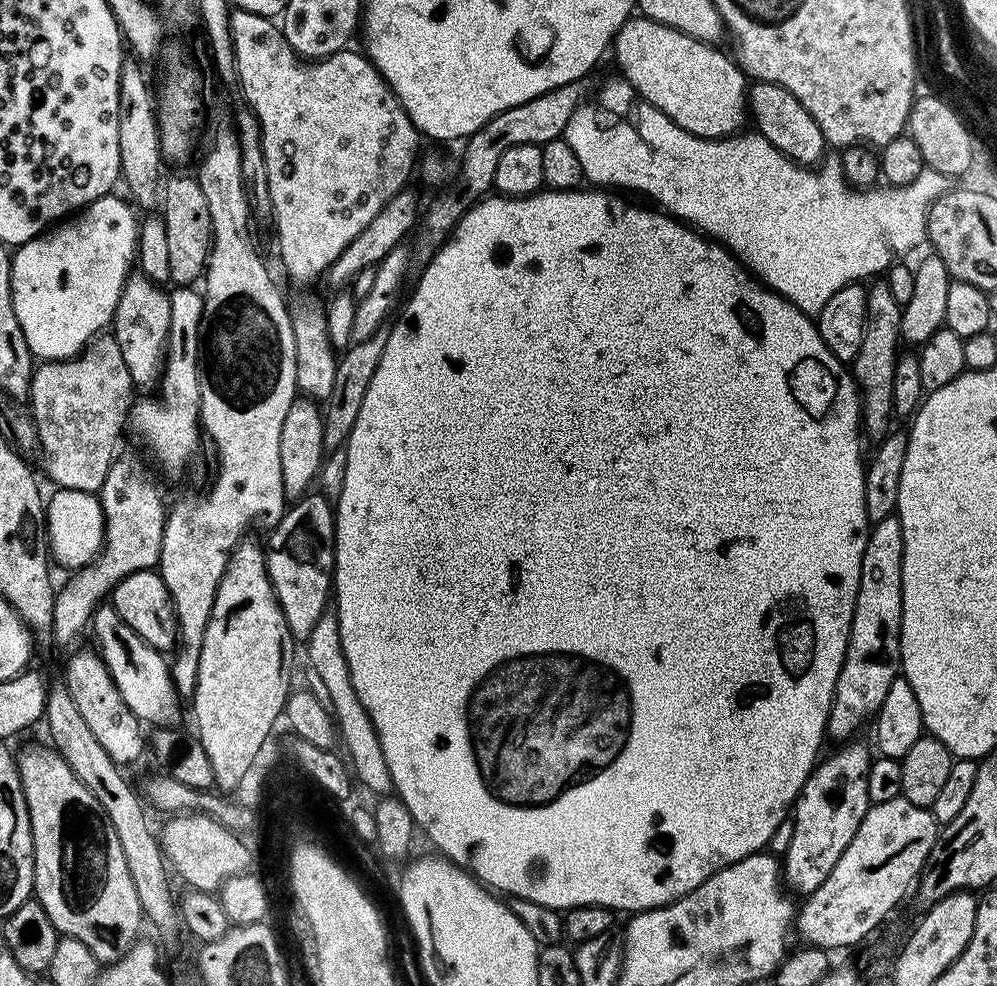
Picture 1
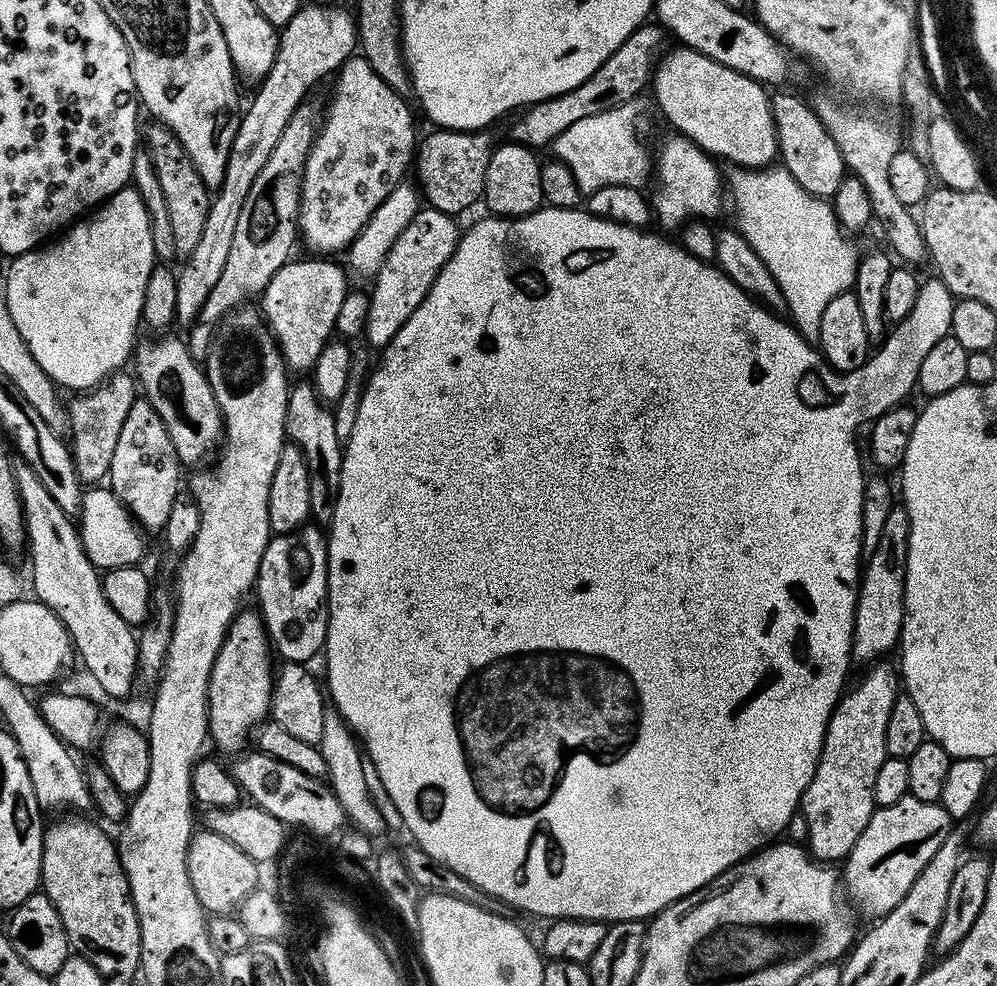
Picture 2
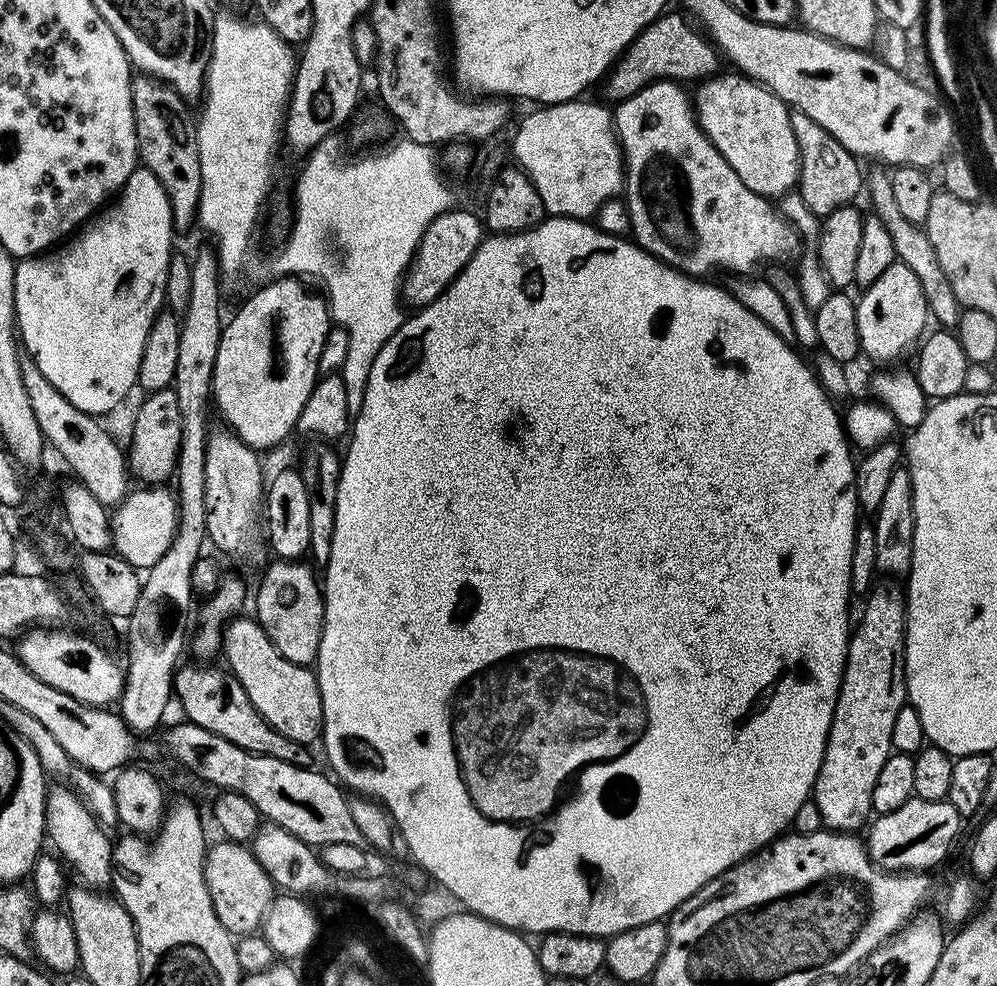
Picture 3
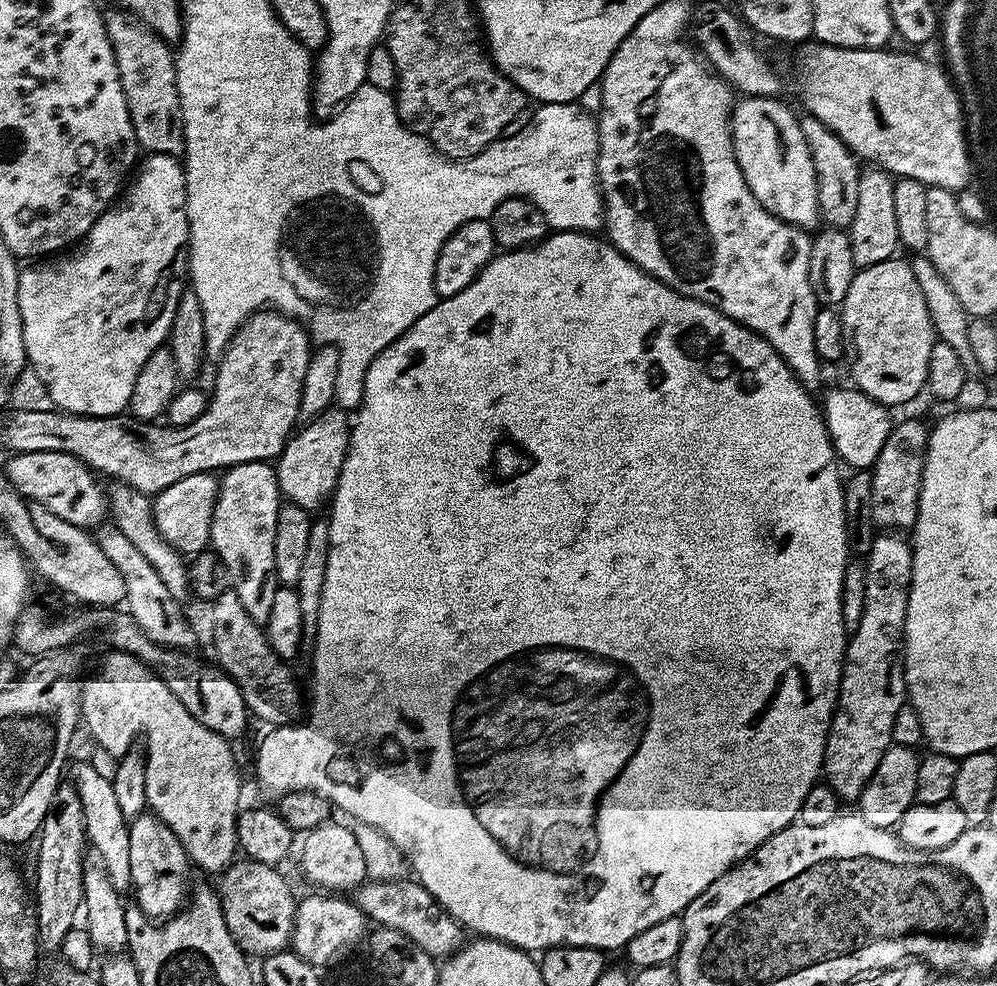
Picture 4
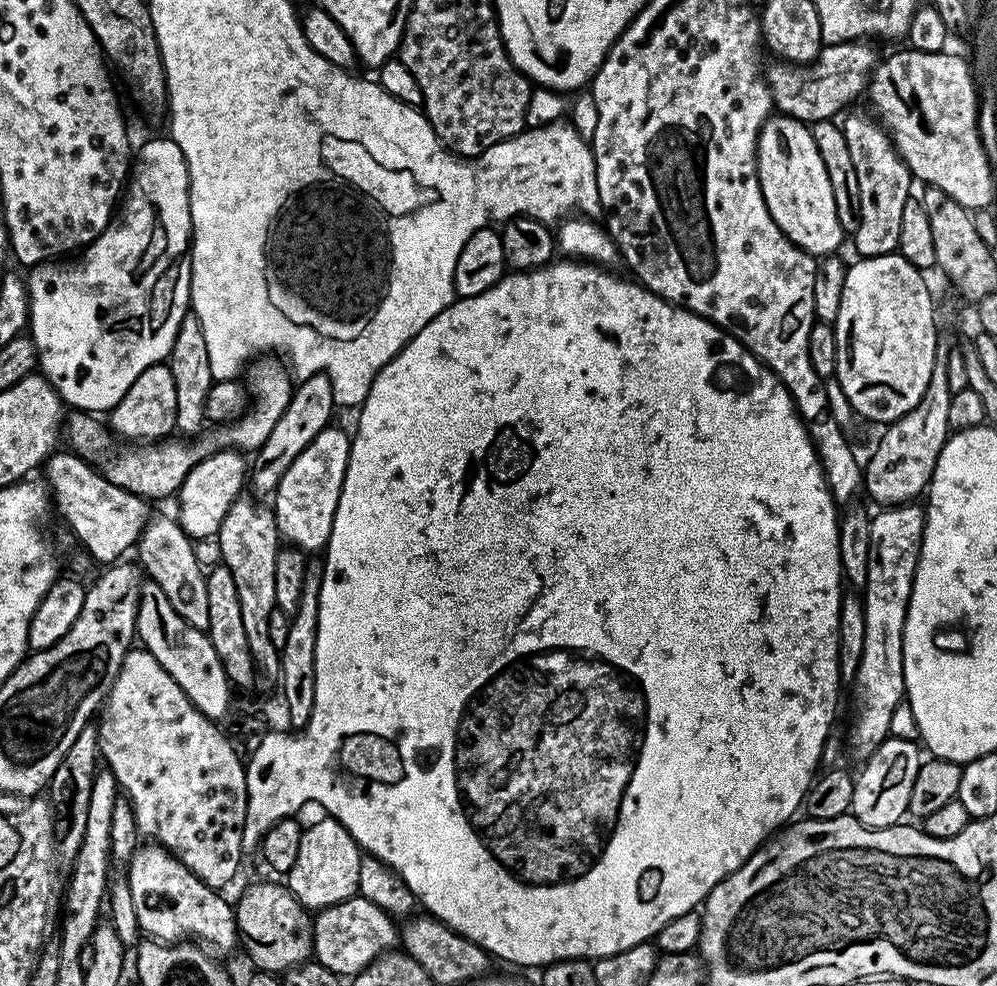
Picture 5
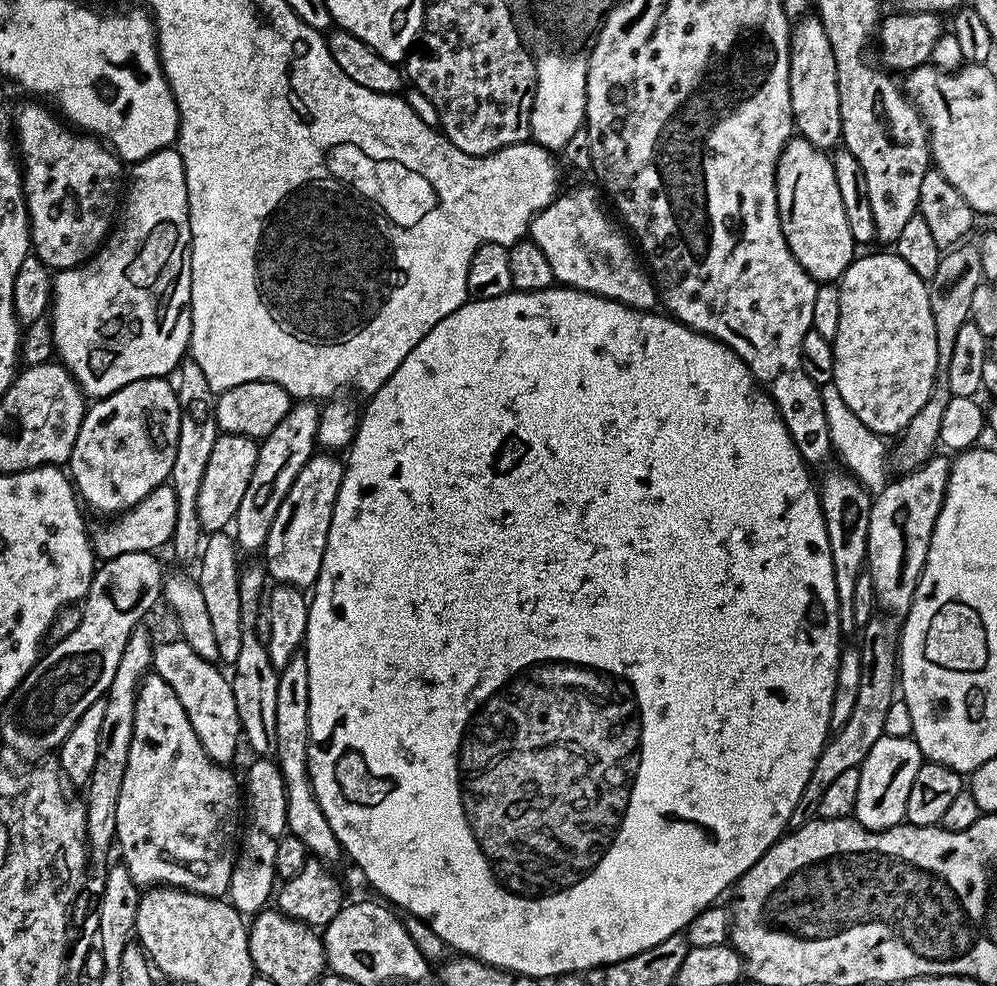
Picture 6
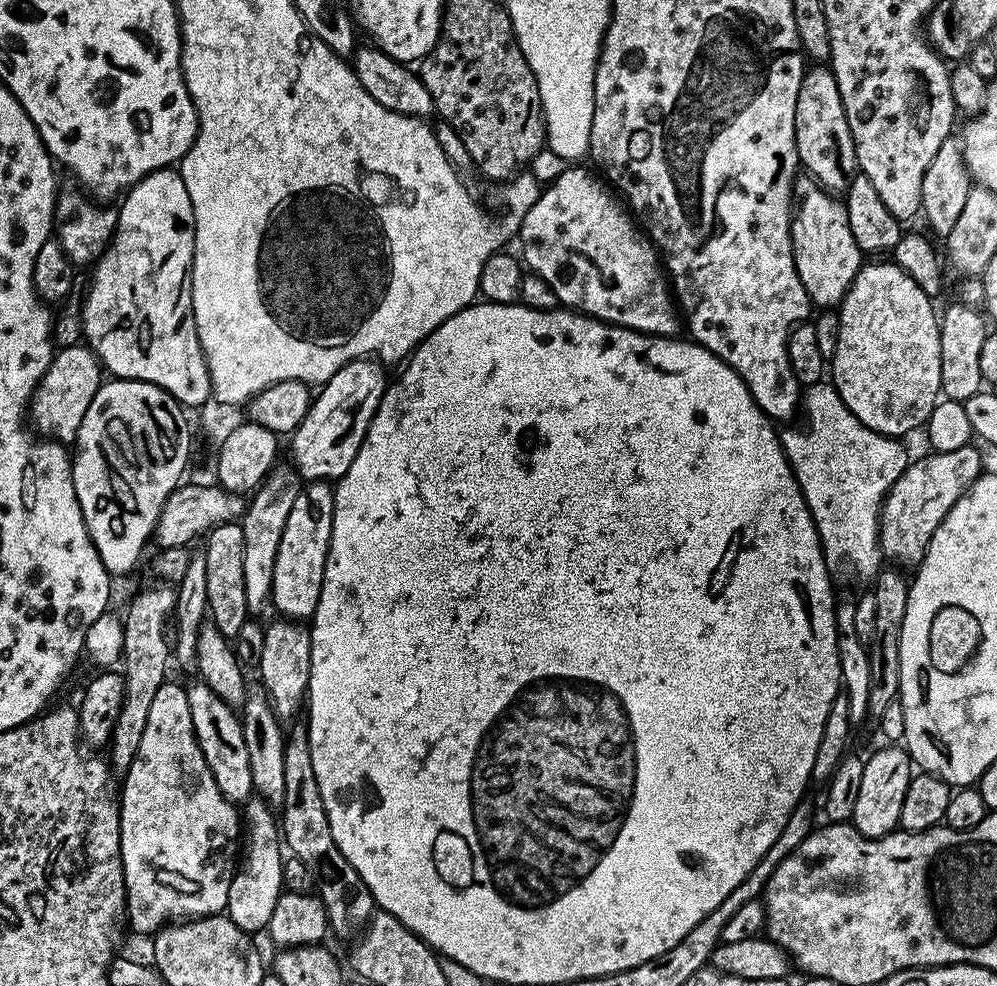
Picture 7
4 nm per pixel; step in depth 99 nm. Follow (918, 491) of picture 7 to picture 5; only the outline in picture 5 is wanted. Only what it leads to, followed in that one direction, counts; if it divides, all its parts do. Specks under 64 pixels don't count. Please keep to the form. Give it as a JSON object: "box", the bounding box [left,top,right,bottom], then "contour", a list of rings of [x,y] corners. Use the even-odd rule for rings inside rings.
{"box":[846,503,925,762],"contour":[[[919,503],[898,504],[895,506],[885,507],[883,510],[871,517],[872,525],[870,526],[870,562],[868,563],[868,573],[866,574],[866,586],[862,590],[862,599],[864,601],[864,613],[866,614],[866,646],[862,646],[862,662],[856,671],[854,689],[856,688],[856,709],[852,712],[852,729],[846,732],[846,752],[852,755],[857,762],[868,760],[882,746],[882,742],[889,739],[888,731],[890,730],[890,718],[894,710],[905,699],[904,691],[904,623],[908,613],[908,599],[912,593],[912,580],[916,577],[916,567],[920,561],[920,543],[924,537],[924,513],[925,509]]]}

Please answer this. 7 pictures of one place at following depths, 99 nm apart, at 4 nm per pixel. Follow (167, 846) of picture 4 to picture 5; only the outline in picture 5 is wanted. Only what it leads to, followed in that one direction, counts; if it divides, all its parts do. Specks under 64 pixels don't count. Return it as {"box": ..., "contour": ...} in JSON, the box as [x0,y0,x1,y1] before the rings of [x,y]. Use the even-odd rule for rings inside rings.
{"box":[126,842,238,952],"contour":[[[148,842],[138,847],[133,854],[132,861],[127,866],[126,879],[130,886],[130,895],[134,898],[134,910],[138,913],[140,931],[145,937],[157,942],[203,942],[205,945],[213,944],[214,947],[221,948],[224,952],[230,951],[234,946],[237,947],[238,933],[233,905],[227,904],[220,897],[223,895],[217,889],[199,880],[168,849],[160,847],[155,842]]]}

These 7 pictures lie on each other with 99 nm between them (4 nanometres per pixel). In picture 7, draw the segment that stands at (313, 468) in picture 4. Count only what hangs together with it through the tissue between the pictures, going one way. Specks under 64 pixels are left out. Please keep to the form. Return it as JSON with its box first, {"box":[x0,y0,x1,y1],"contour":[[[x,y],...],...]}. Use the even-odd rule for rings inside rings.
{"box":[271,483,333,620],"contour":[[[305,483],[298,498],[294,498],[294,507],[286,517],[286,530],[282,530],[282,542],[278,542],[278,558],[274,558],[271,603],[287,619],[308,620],[316,612],[322,594],[322,578],[332,533],[333,495],[331,483]]]}

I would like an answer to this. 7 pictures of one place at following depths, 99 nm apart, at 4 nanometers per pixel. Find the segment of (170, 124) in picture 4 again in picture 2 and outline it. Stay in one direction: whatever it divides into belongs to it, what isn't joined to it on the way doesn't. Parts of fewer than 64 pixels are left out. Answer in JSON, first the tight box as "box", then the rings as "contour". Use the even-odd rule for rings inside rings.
{"box":[142,122,210,258],"contour":[[[159,122],[149,123],[148,133],[143,133],[142,140],[146,145],[146,151],[150,162],[154,162],[154,174],[158,174],[158,186],[162,186],[162,195],[166,198],[166,210],[170,213],[170,227],[174,233],[174,246],[176,247],[177,257],[186,258],[190,250],[194,250],[194,245],[202,239],[202,229],[206,223],[206,214],[210,203],[210,189],[198,178],[198,170],[194,162],[190,162],[190,154],[178,142],[178,138],[164,124]]]}

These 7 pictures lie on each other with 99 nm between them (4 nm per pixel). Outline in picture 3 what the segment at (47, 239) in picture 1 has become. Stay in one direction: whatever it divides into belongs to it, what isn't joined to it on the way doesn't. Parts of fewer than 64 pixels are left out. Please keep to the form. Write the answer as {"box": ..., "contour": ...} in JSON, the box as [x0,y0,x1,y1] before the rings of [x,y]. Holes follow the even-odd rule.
{"box":[14,166,174,418],"contour":[[[138,166],[130,174],[130,178],[124,183],[115,199],[107,206],[101,207],[71,239],[61,243],[55,250],[21,259],[16,264],[14,302],[16,303],[16,326],[23,351],[25,348],[32,355],[29,356],[31,363],[36,364],[38,370],[42,370],[42,374],[46,374],[46,382],[50,382],[50,386],[54,386],[54,390],[61,392],[71,404],[78,406],[78,410],[82,410],[88,416],[100,418],[103,417],[103,412],[114,411],[123,402],[124,395],[132,387],[134,389],[137,387],[136,375],[138,366],[142,362],[142,350],[146,346],[150,326],[156,320],[156,313],[165,307],[166,270],[168,269],[168,259],[174,251],[172,232],[174,233],[174,225],[170,198],[166,198],[166,190],[162,190],[162,182],[158,182],[158,178],[154,178],[154,174],[150,174],[148,168]]]}

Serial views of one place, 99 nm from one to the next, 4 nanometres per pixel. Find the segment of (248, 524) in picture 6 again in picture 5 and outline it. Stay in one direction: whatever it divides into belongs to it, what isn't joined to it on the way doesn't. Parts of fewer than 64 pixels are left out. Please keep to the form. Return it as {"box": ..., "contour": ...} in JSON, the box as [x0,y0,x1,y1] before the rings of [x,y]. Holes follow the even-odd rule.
{"box":[250,372,336,498],"contour":[[[322,372],[299,381],[293,387],[290,402],[286,410],[282,410],[282,418],[278,418],[274,430],[270,430],[270,438],[262,442],[260,449],[254,453],[253,460],[256,461],[250,464],[250,488],[257,492],[257,497],[268,498],[275,493],[290,462],[294,462],[294,458],[298,458],[298,454],[302,454],[302,450],[314,442],[314,434],[329,427],[331,420],[328,419],[332,416],[332,408],[336,407],[336,390],[330,386],[330,378]]]}

